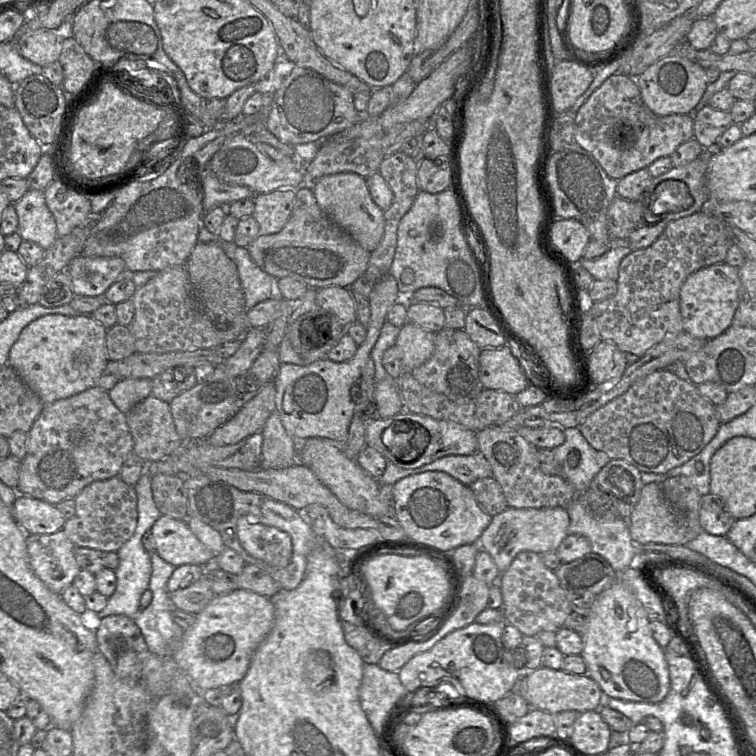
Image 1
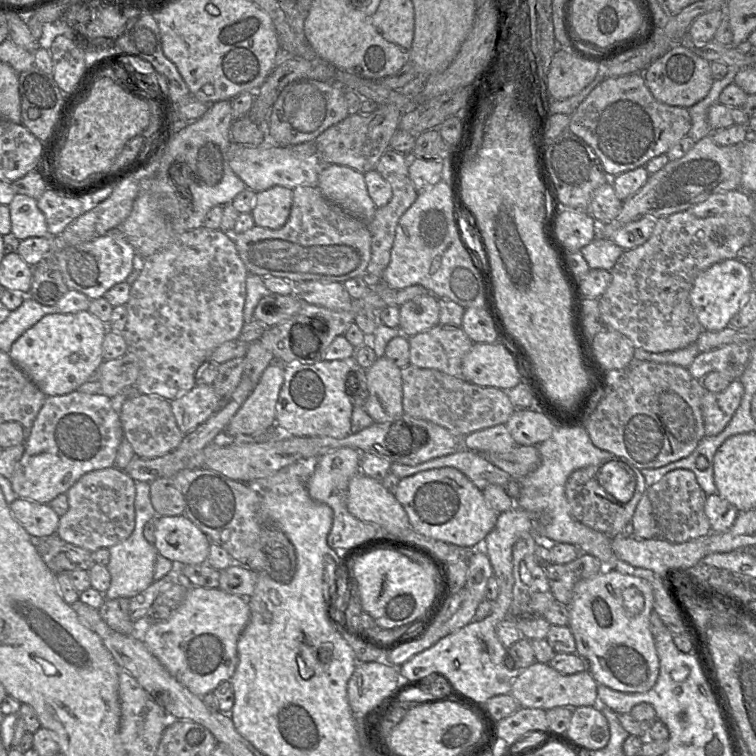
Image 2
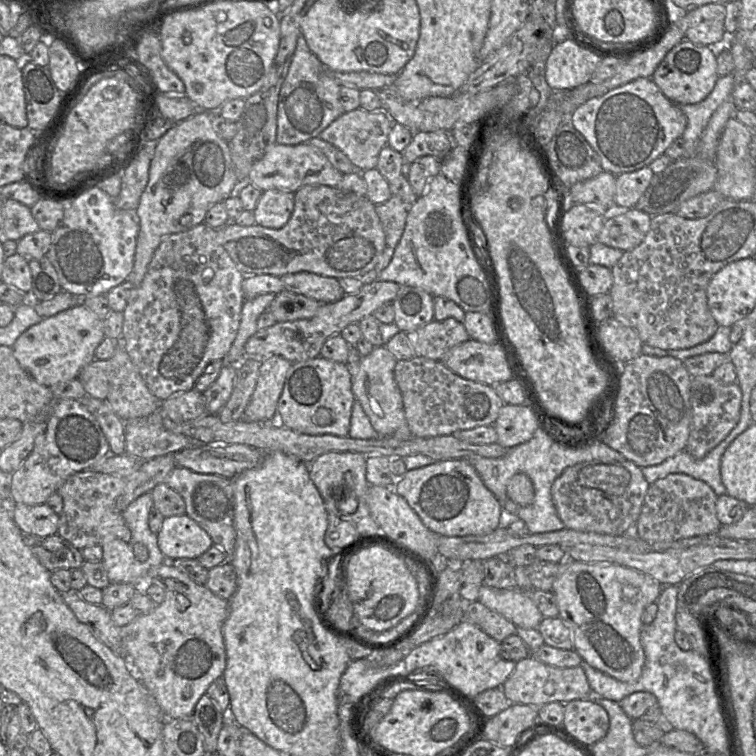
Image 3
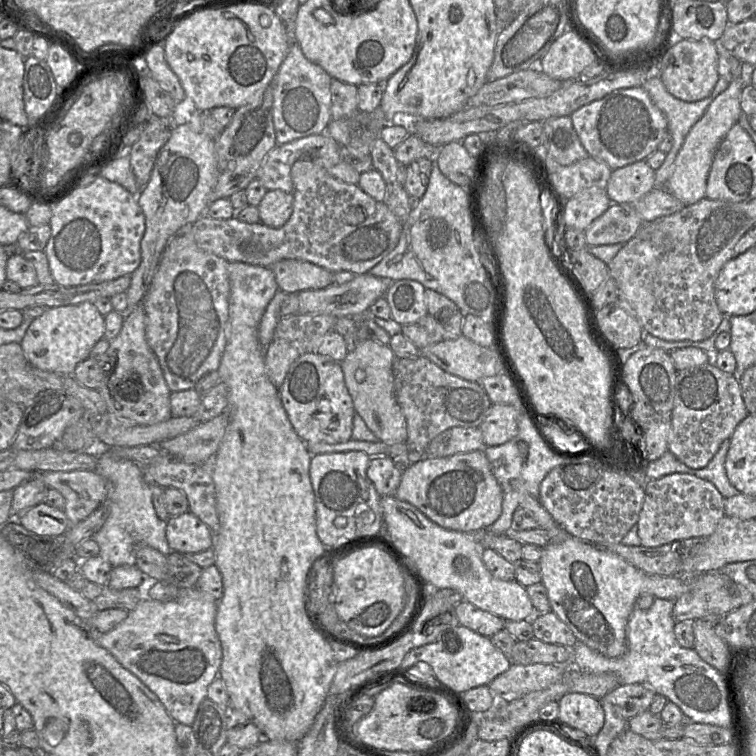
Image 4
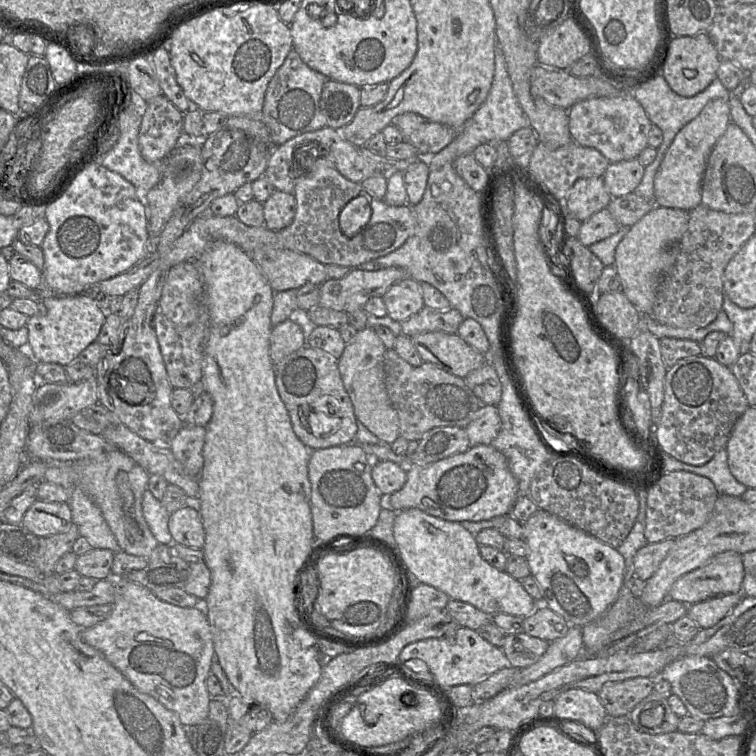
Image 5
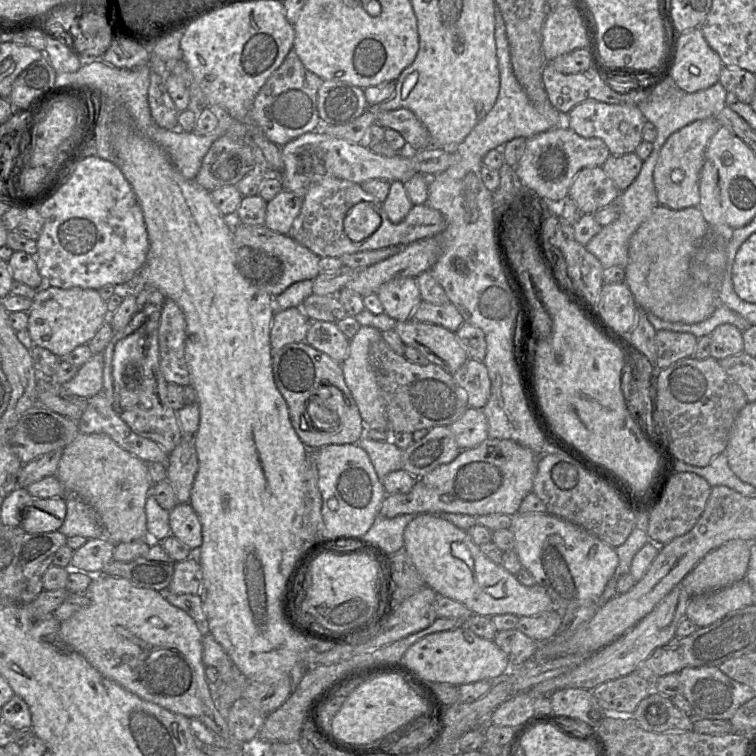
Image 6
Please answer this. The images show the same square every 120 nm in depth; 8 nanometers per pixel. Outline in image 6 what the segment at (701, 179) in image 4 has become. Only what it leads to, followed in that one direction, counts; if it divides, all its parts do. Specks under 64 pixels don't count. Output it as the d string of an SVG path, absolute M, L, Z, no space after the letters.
M715 117L696 120L674 132L662 146L653 173L658 203L673 210L698 207L700 203L700 175L705 152L711 138L721 127Z

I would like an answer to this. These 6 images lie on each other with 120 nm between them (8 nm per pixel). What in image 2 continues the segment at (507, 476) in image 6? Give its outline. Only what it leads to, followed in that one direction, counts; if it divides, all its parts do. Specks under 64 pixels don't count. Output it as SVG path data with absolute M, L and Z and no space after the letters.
M453 467L429 469L400 479L395 497L405 509L411 527L416 532L457 546L481 548L485 537L497 522L498 513L487 504L482 491L466 475Z

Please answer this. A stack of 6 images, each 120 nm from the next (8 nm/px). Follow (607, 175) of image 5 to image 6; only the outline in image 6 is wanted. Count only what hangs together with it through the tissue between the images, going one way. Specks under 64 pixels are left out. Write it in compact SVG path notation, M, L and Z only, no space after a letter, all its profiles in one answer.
M633 152L622 156L610 155L602 167L615 186L622 192L637 178L642 169L643 162Z

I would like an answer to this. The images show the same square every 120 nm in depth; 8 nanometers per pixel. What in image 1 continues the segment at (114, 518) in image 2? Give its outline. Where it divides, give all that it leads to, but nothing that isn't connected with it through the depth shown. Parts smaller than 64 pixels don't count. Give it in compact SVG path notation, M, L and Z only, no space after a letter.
M120 476L92 482L74 501L75 514L66 520L62 530L76 547L117 552L134 534L138 517L137 495L134 486L126 484Z

